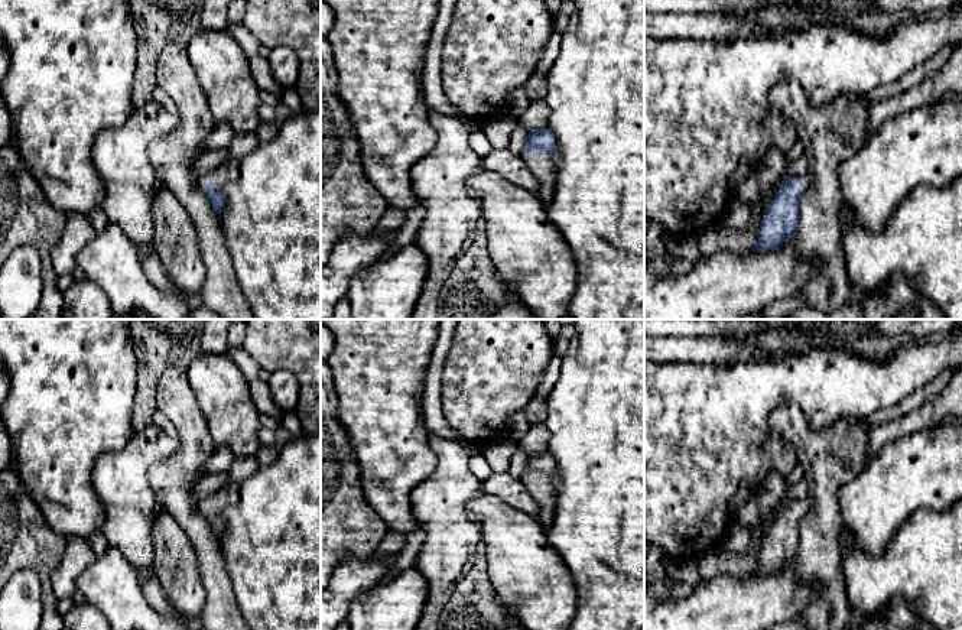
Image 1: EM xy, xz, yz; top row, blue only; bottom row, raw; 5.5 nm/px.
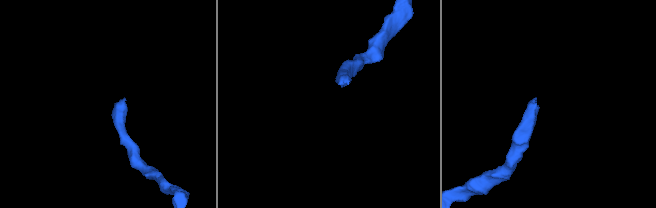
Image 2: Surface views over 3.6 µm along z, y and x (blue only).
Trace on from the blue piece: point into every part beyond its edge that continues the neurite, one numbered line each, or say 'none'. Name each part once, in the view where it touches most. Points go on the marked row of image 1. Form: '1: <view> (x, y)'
1: xy (227, 171)

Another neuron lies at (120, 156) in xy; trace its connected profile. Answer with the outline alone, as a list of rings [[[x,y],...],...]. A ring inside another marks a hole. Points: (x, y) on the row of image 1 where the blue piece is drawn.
[[[153,100],[133,110],[116,130],[98,133],[92,147],[97,173],[104,182],[101,210],[110,224],[118,225],[136,249],[155,251],[153,215],[150,211],[155,169],[149,147],[169,134],[178,116]]]

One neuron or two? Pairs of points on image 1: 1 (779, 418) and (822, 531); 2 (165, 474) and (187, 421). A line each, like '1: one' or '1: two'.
1: one
2: one

